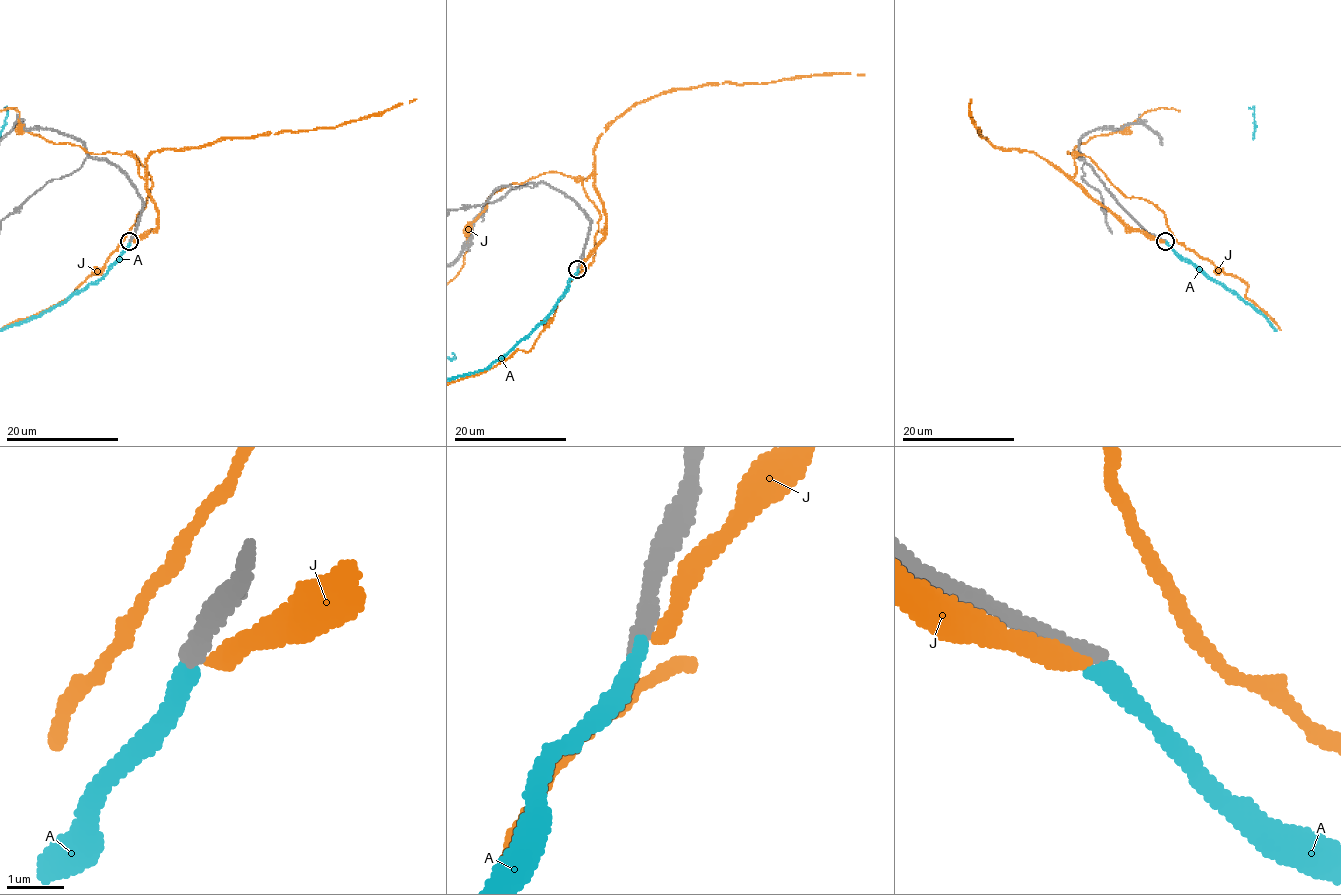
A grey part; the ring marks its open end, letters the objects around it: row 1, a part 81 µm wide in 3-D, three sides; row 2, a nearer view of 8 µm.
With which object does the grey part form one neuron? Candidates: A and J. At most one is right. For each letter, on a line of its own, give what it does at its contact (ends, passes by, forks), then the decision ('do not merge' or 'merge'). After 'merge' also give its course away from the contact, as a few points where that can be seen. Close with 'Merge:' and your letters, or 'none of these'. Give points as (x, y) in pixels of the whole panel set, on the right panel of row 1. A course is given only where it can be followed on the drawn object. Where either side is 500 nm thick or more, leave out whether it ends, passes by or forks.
A: it ends | merge
J: it ends | do not merge
Merge: A

